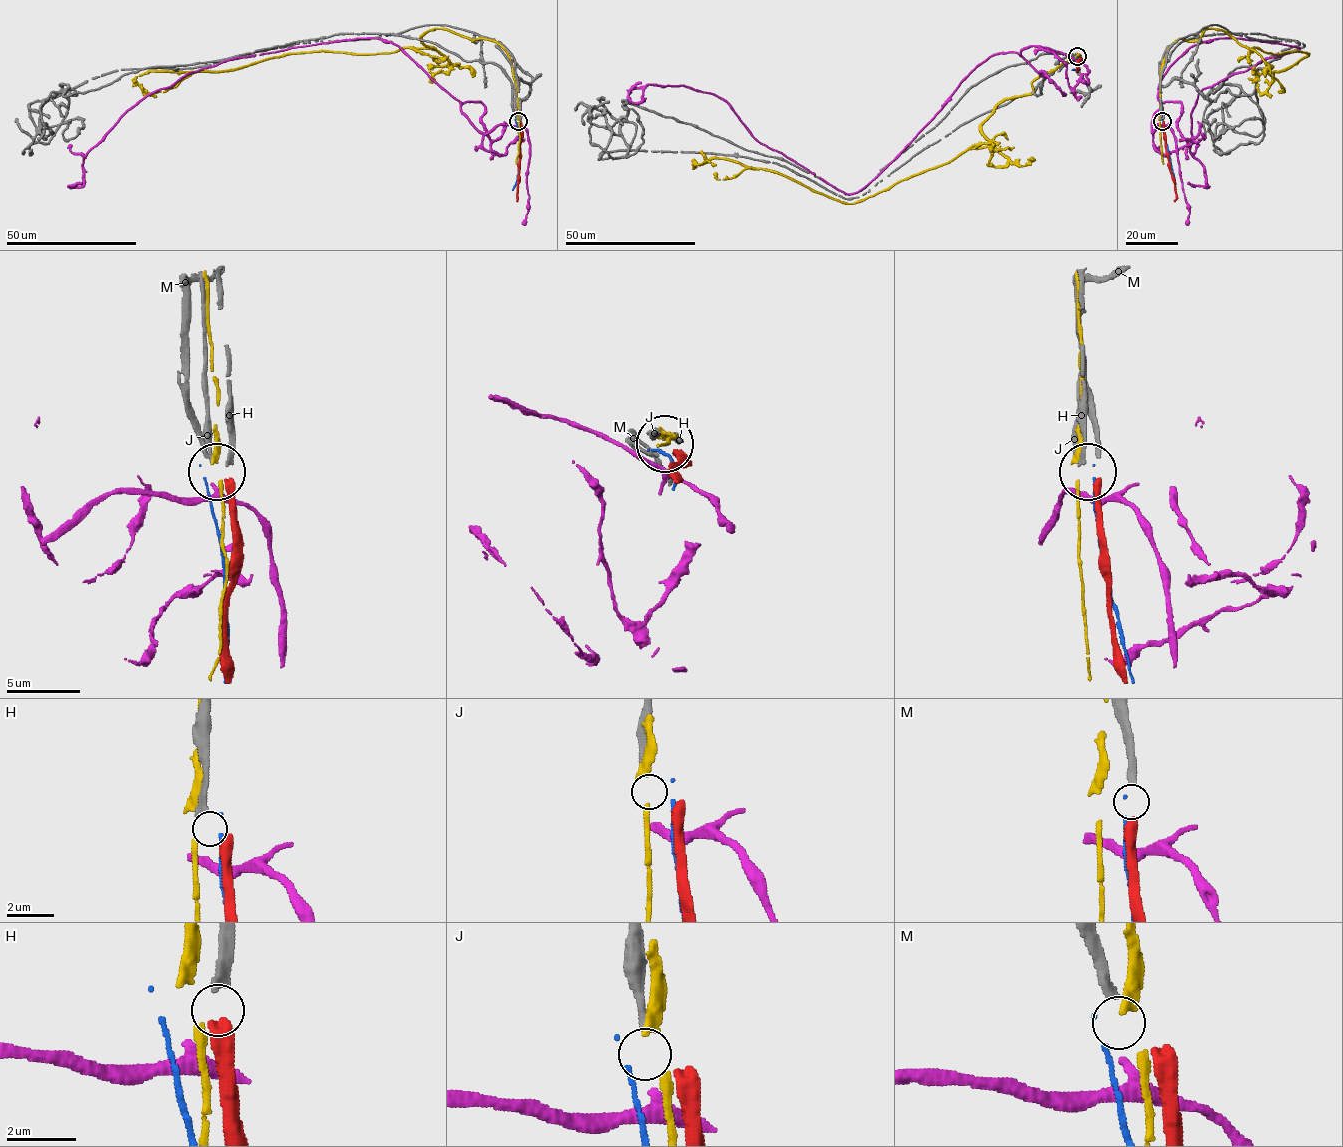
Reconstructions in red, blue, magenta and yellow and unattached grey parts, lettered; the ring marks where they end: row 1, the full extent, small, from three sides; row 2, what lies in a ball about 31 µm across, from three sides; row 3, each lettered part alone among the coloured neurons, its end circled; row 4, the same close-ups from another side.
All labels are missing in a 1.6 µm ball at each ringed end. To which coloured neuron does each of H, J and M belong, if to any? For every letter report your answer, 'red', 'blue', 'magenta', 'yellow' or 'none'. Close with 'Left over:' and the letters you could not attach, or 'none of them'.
H: none
J: none
M: none
Left over: H, J, M

